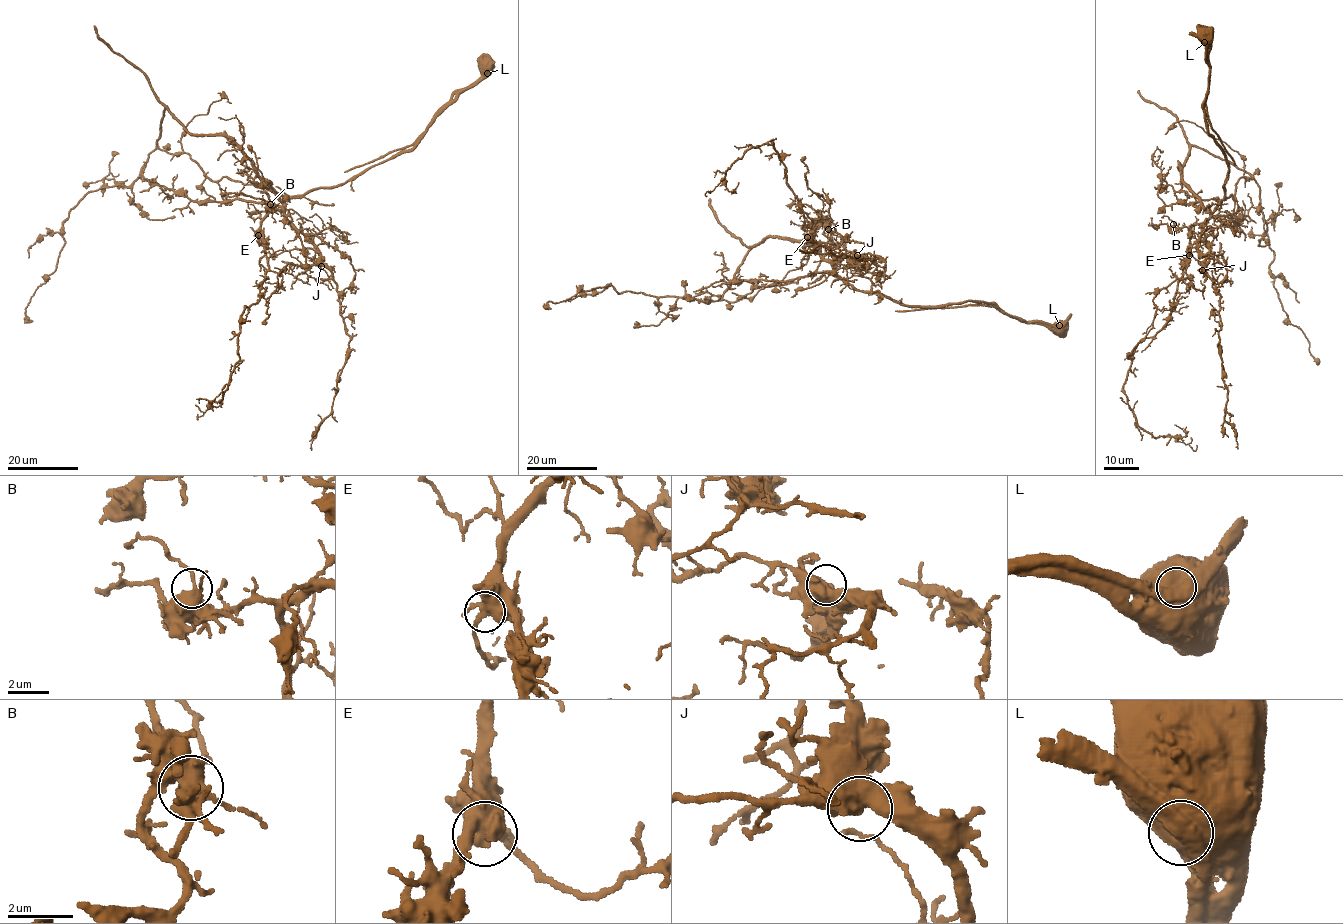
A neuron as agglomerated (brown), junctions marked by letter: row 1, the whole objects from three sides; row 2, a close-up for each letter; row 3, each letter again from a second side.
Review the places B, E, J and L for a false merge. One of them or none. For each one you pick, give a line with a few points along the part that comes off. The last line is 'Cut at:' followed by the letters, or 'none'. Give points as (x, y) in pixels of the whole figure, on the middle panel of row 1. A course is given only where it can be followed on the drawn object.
L: (1059, 326), (1028, 323), (995, 307), (970, 305), (895, 311)
Cut at: L

